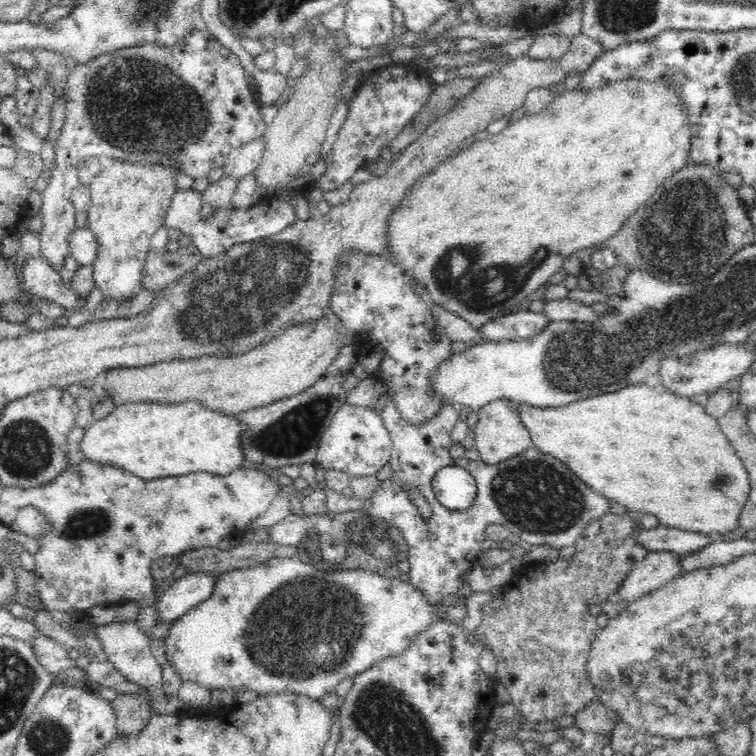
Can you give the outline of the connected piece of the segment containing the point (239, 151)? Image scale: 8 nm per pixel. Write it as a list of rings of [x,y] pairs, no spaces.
[[[263,136],[252,142],[246,142],[244,146],[234,148],[223,164],[223,176],[241,179],[246,174],[253,174],[261,163],[265,150],[266,145]]]

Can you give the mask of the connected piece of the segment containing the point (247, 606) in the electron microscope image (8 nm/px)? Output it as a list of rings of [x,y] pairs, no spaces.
[[[274,557],[268,559],[268,562],[264,564],[254,566],[254,568],[230,570],[218,575],[211,597],[193,606],[170,625],[169,635],[165,638],[165,657],[167,663],[174,666],[182,682],[197,682],[211,691],[231,688],[237,692],[243,688],[243,690],[257,692],[258,696],[294,692],[295,694],[303,694],[312,700],[320,700],[322,696],[333,692],[342,680],[362,674],[374,666],[375,662],[402,654],[402,651],[414,642],[414,638],[420,636],[424,630],[428,630],[436,622],[438,622],[436,604],[428,601],[420,589],[411,583],[407,584],[401,578],[387,578],[362,569],[340,571],[325,568],[316,569],[312,564],[305,564],[296,557]]]

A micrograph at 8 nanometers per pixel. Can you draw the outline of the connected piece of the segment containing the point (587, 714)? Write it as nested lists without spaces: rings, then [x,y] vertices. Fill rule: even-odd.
[[[594,700],[584,710],[580,710],[575,715],[574,722],[582,732],[603,732],[609,734],[614,728],[614,725],[620,721],[619,716],[614,710],[599,700]]]

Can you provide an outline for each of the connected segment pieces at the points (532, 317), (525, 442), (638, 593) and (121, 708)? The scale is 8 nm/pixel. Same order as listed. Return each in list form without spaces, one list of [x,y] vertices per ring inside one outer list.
[[[521,309],[483,324],[479,334],[488,341],[517,341],[535,337],[549,326],[550,321],[543,312]]]
[[[508,398],[489,402],[478,411],[477,425],[472,429],[474,447],[480,453],[482,462],[495,466],[496,464],[511,460],[525,450],[534,448],[530,431],[522,425],[518,413],[513,408],[513,401]]]
[[[668,551],[648,553],[624,578],[617,590],[617,598],[629,603],[686,574],[679,558],[680,555]]]
[[[122,693],[114,700],[119,735],[138,734],[153,716],[144,693]]]

